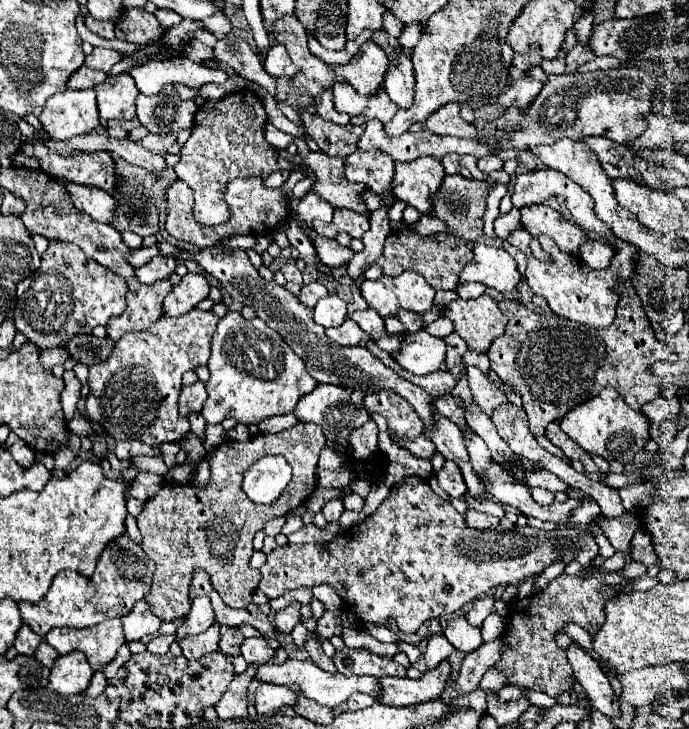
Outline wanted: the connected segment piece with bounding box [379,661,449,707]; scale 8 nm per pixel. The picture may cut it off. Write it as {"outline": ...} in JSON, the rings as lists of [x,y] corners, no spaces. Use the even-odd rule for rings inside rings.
{"outline":[[[443,661],[435,669],[429,669],[417,681],[407,677],[381,677],[379,679],[379,703],[405,707],[425,701],[433,701],[445,689],[449,677],[449,663]]]}

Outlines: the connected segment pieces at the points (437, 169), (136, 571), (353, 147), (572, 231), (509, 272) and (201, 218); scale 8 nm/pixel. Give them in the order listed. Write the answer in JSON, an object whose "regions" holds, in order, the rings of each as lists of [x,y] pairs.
{"regions":[[[[417,159],[417,163],[397,163],[393,177],[395,197],[419,209],[421,215],[433,213],[431,197],[439,191],[445,169],[439,159]]],[[[127,533],[113,539],[103,553],[99,555],[95,573],[87,577],[77,575],[57,575],[53,579],[51,589],[43,597],[43,601],[31,605],[31,603],[19,603],[19,611],[23,617],[23,623],[29,625],[37,635],[47,635],[49,629],[57,625],[65,627],[89,627],[97,625],[111,617],[123,617],[131,611],[131,607],[143,599],[151,589],[151,577],[153,577],[153,563],[143,553],[139,545],[135,545]]],[[[295,109],[297,117],[303,123],[303,129],[307,135],[311,135],[313,141],[317,141],[319,149],[325,155],[331,157],[347,157],[353,151],[357,151],[357,141],[361,139],[361,133],[365,131],[365,125],[335,125],[319,115],[311,115],[305,109]]],[[[525,205],[521,211],[521,225],[533,235],[547,235],[555,239],[561,251],[577,255],[577,247],[587,239],[581,227],[567,221],[559,211],[549,205]]],[[[477,241],[475,257],[459,271],[459,283],[479,281],[499,293],[509,293],[521,281],[515,259],[501,247]]],[[[251,89],[235,91],[235,93],[231,93],[219,101],[205,101],[197,109],[191,137],[187,139],[187,143],[181,149],[181,161],[175,165],[175,173],[177,173],[177,179],[185,181],[195,193],[195,217],[199,223],[217,225],[217,223],[223,223],[225,219],[229,219],[229,209],[221,201],[223,191],[225,191],[229,181],[250,177],[264,179],[275,171],[279,171],[279,165],[277,165],[279,155],[277,155],[275,147],[265,141],[265,125],[267,125],[267,115],[265,115],[263,101]]]]}

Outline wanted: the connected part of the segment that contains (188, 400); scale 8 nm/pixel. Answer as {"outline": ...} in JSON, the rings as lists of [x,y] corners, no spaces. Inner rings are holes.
{"outline":[[[197,381],[195,385],[183,387],[181,395],[179,395],[179,413],[183,417],[187,417],[193,411],[201,411],[203,403],[207,399],[207,391],[205,391],[205,383]]]}

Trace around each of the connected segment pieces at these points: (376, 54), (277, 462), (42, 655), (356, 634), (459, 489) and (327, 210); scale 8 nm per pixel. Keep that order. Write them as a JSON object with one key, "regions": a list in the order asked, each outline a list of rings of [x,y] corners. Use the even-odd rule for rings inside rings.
{"regions":[[[[373,41],[361,45],[361,53],[355,57],[355,67],[331,67],[349,85],[359,91],[359,95],[377,95],[383,87],[385,73],[389,69],[389,59],[385,51]]],[[[275,455],[263,457],[251,465],[243,479],[243,491],[253,503],[269,505],[279,499],[289,483],[289,463]]],[[[41,643],[41,647],[35,653],[35,659],[41,661],[45,667],[53,667],[53,661],[59,657],[57,651],[53,651],[53,647],[49,647],[47,643]]],[[[345,627],[343,633],[341,633],[341,639],[345,641],[347,647],[353,647],[353,649],[367,649],[371,653],[379,653],[379,655],[387,655],[387,657],[393,657],[395,653],[399,653],[399,645],[393,645],[393,643],[381,643],[377,641],[375,637],[371,637],[365,629],[349,629]]],[[[446,460],[445,465],[436,472],[439,487],[449,493],[455,499],[461,499],[467,491],[465,491],[465,481],[461,479],[461,470],[453,462]]],[[[307,193],[307,195],[303,197],[303,201],[299,203],[297,215],[299,215],[299,219],[307,225],[307,229],[311,231],[315,219],[319,219],[319,221],[323,221],[323,223],[327,223],[327,221],[333,219],[333,207],[331,207],[325,199],[321,199],[319,195]]]]}

